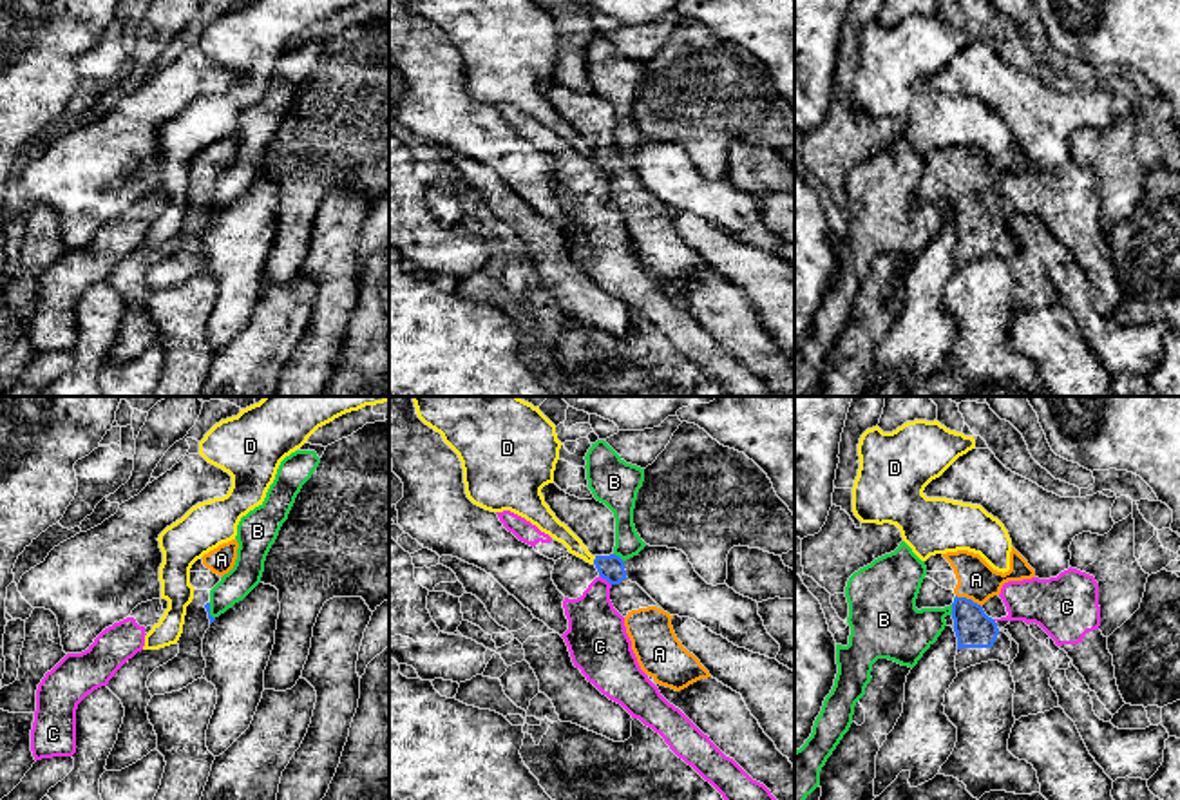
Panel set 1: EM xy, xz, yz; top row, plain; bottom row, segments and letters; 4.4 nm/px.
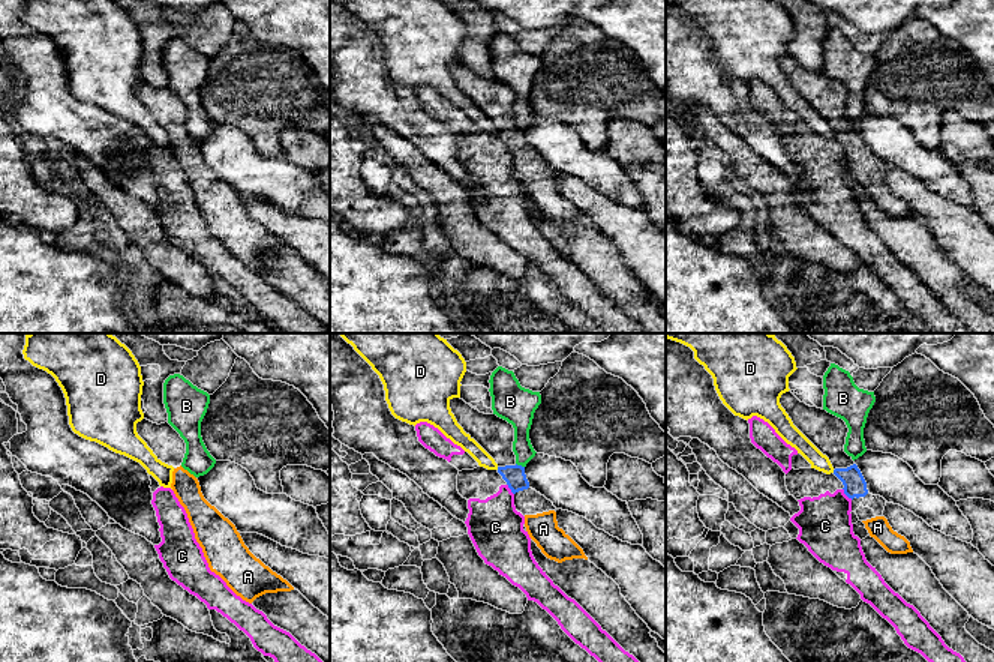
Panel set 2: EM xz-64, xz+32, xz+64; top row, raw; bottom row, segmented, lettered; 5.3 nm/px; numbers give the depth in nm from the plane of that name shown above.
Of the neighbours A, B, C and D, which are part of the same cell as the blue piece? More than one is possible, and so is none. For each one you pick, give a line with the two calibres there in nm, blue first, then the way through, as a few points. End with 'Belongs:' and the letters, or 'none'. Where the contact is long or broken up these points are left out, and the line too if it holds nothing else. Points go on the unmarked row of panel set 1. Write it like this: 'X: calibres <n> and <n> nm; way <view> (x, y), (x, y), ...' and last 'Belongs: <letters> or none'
A: calibres 170 and 180 nm; way yz (974, 223), (969, 214), (969, 194), (976, 174)
Belongs: A

